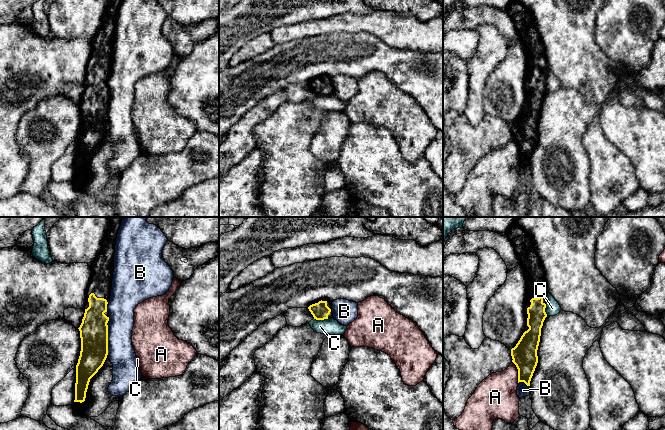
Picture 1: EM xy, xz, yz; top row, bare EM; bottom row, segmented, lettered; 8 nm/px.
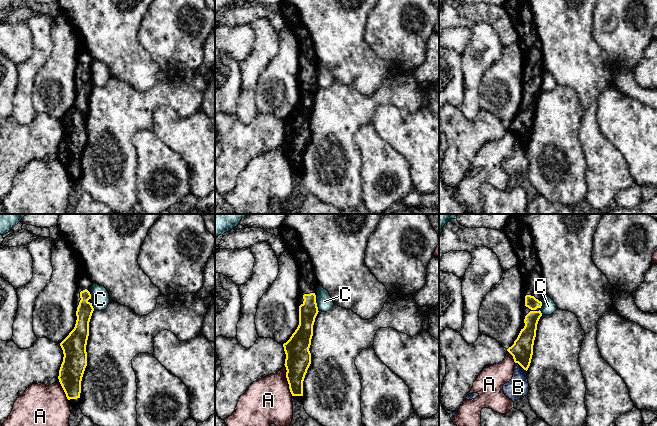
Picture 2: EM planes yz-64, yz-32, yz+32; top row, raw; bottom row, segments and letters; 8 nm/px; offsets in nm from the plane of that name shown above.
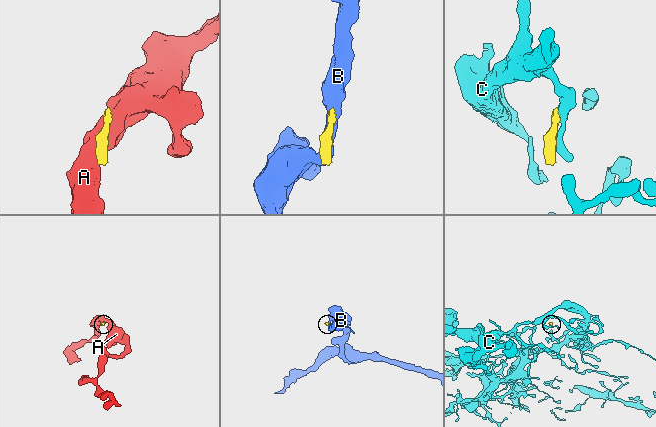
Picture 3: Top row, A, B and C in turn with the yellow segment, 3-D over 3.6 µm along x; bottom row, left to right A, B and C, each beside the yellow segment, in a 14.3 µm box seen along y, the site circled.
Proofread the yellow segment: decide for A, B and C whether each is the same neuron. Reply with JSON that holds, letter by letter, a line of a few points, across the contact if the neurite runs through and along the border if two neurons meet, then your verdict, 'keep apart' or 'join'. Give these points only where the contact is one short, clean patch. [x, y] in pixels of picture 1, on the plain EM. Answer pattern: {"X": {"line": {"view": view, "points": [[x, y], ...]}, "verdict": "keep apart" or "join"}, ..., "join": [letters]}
{"A": {"line": {"view": "yz", "points": [[512, 137], [517, 145], [518, 158]]}, "verdict": "keep apart"}, "B": {"verdict": "keep apart"}, "C": {"line": {"view": "xz", "points": [[328, 94], [314, 95]]}, "verdict": "keep apart"}, "join": []}

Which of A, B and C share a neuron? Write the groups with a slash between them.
A / B / C

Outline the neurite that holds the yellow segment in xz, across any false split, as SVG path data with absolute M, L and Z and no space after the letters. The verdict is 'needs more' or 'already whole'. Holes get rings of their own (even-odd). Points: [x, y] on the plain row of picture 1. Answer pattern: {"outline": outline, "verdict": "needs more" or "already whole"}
{"outline": "M326 75L315 78L314 80L310 81L308 85L316 96L333 94L332 78Z", "verdict": "needs more"}

